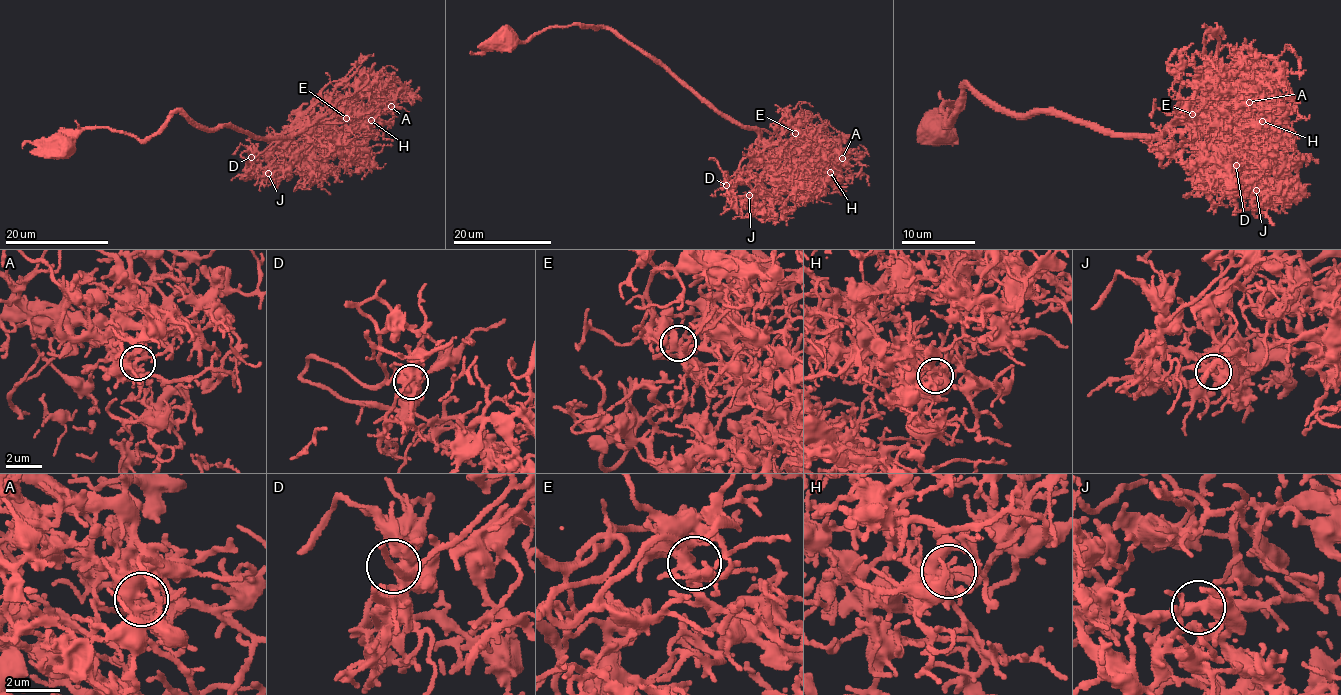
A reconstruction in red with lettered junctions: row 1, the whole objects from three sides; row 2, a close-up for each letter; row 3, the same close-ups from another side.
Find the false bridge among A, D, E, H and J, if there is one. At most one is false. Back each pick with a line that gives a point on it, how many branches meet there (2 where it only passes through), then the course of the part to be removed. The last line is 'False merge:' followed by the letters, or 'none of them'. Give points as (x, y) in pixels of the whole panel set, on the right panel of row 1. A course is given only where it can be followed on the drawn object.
False merge: none of them

